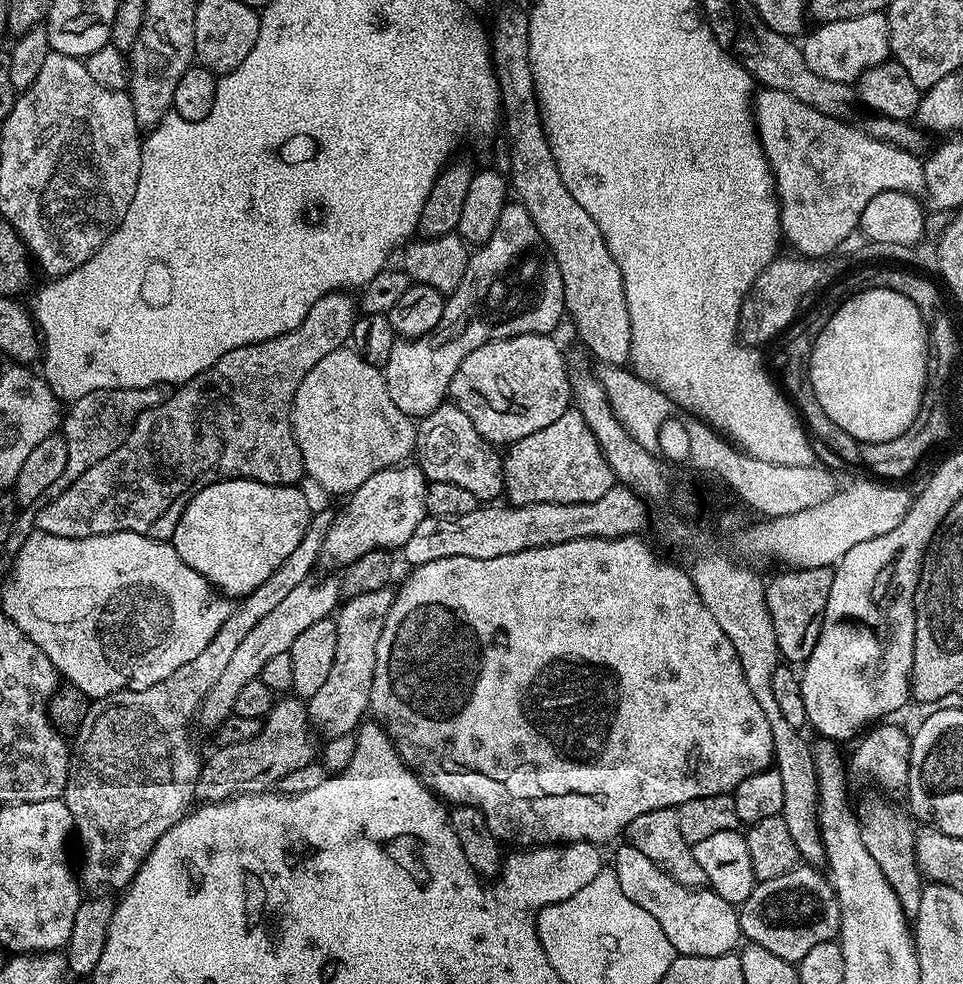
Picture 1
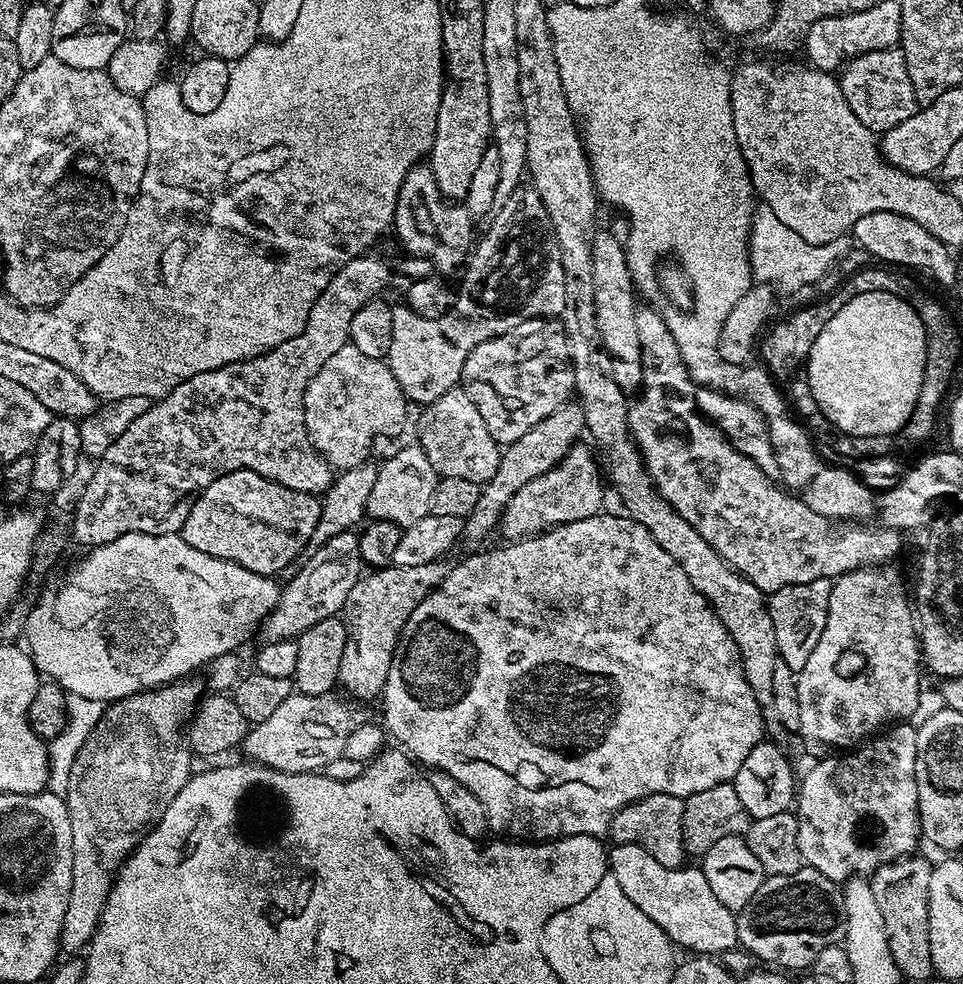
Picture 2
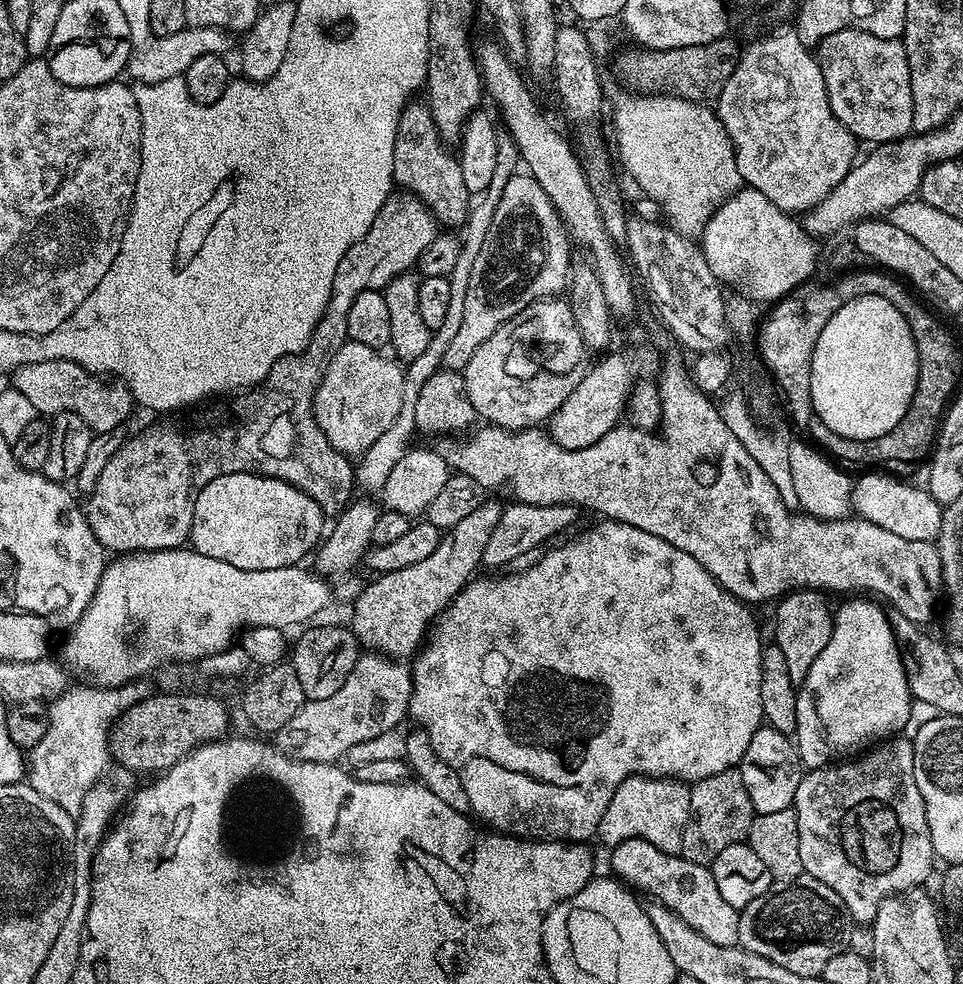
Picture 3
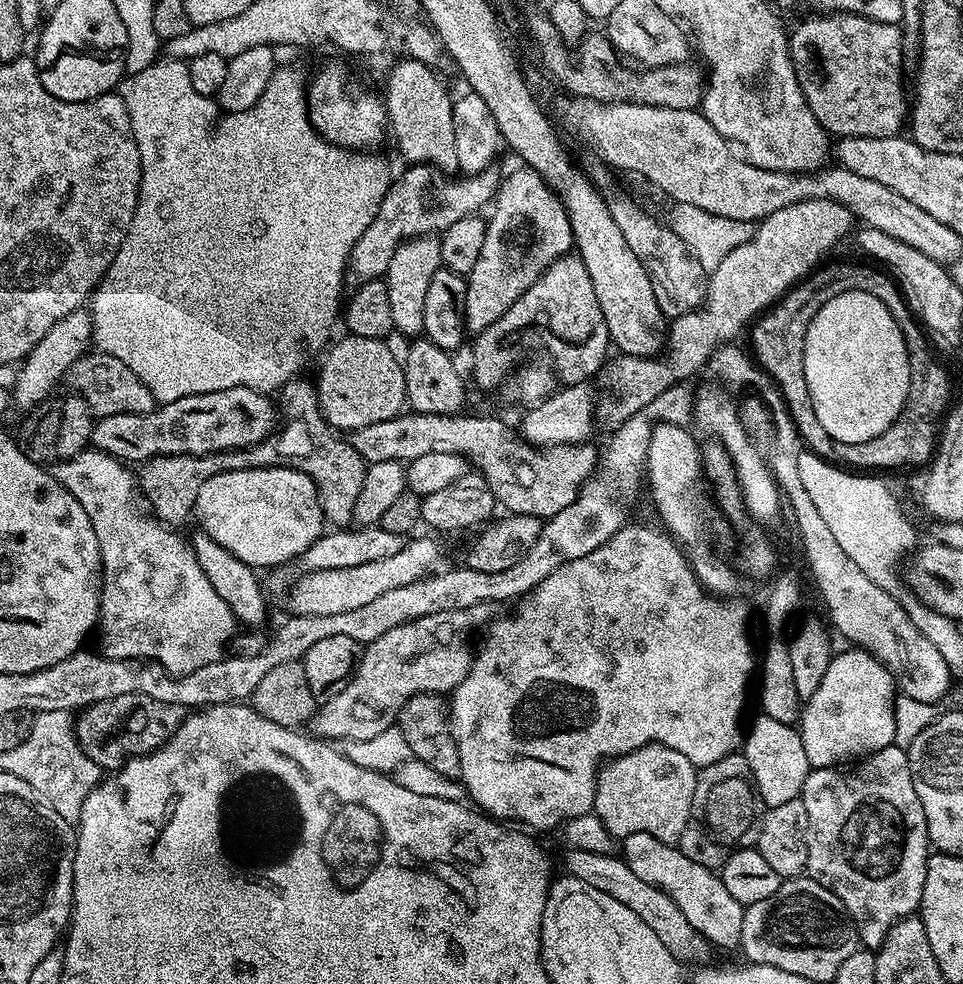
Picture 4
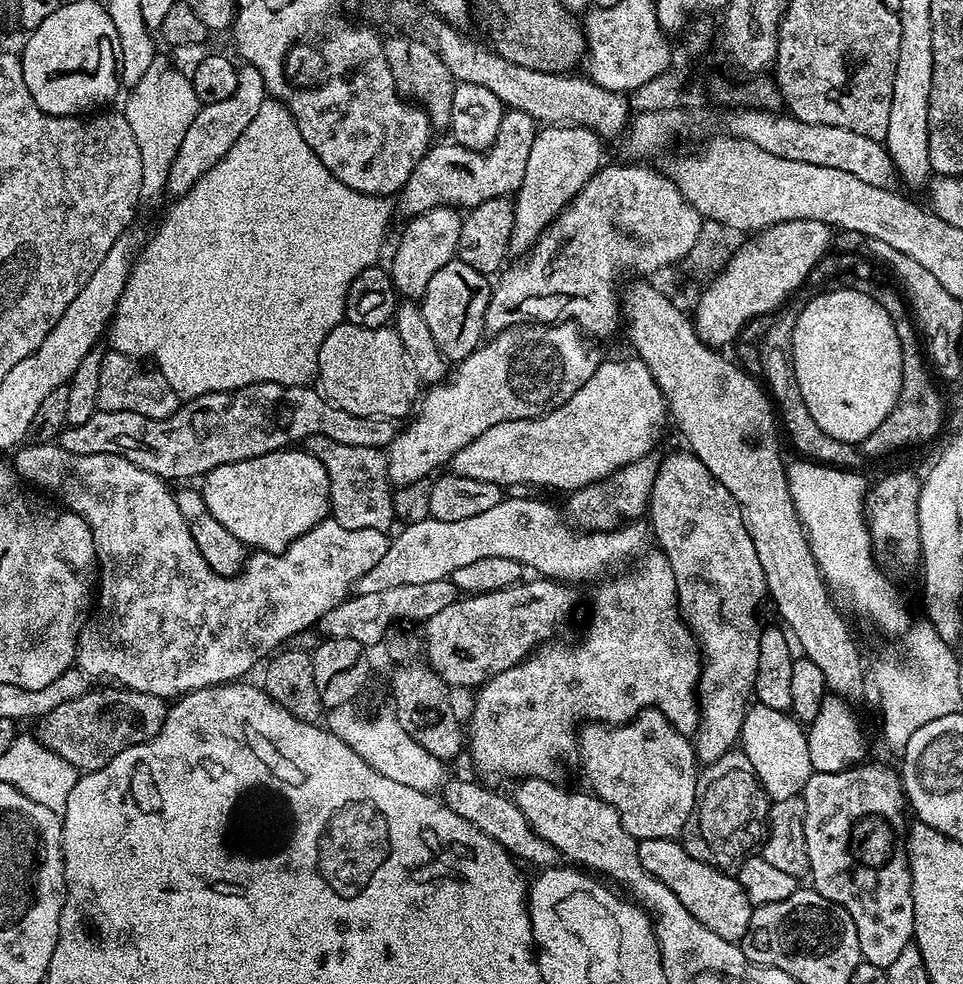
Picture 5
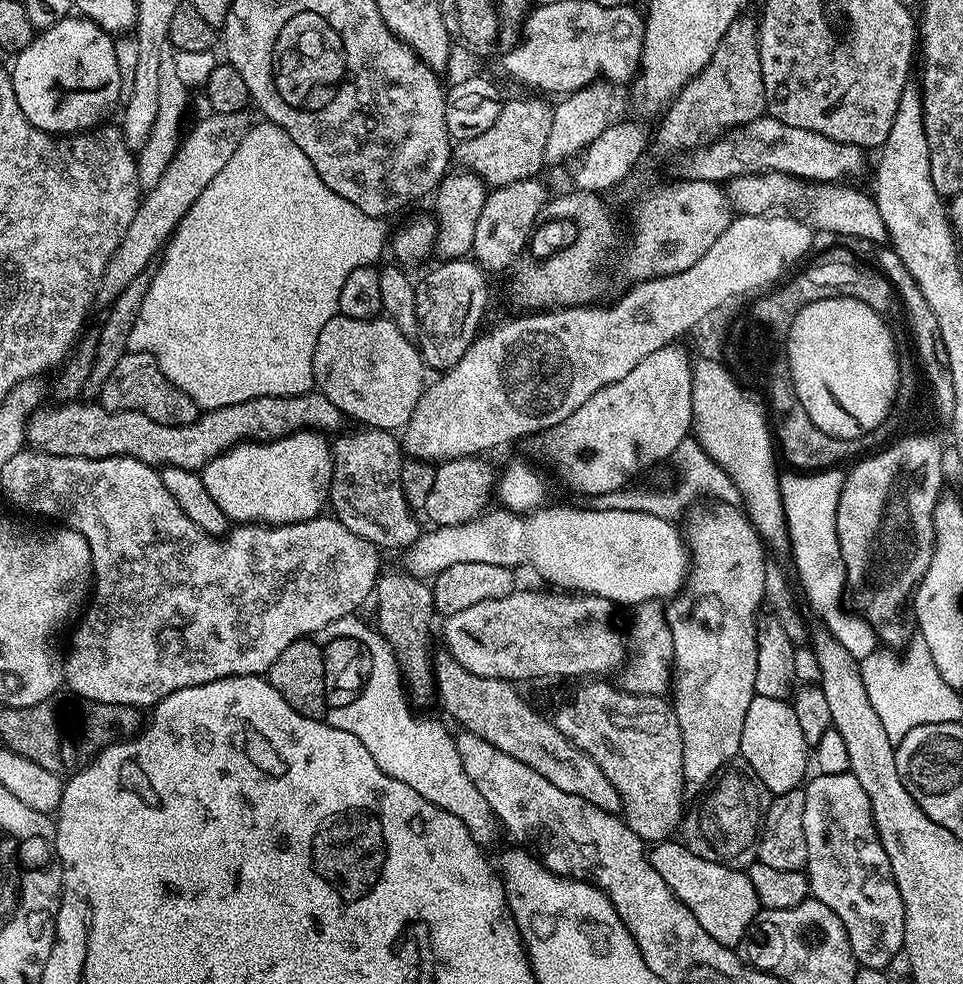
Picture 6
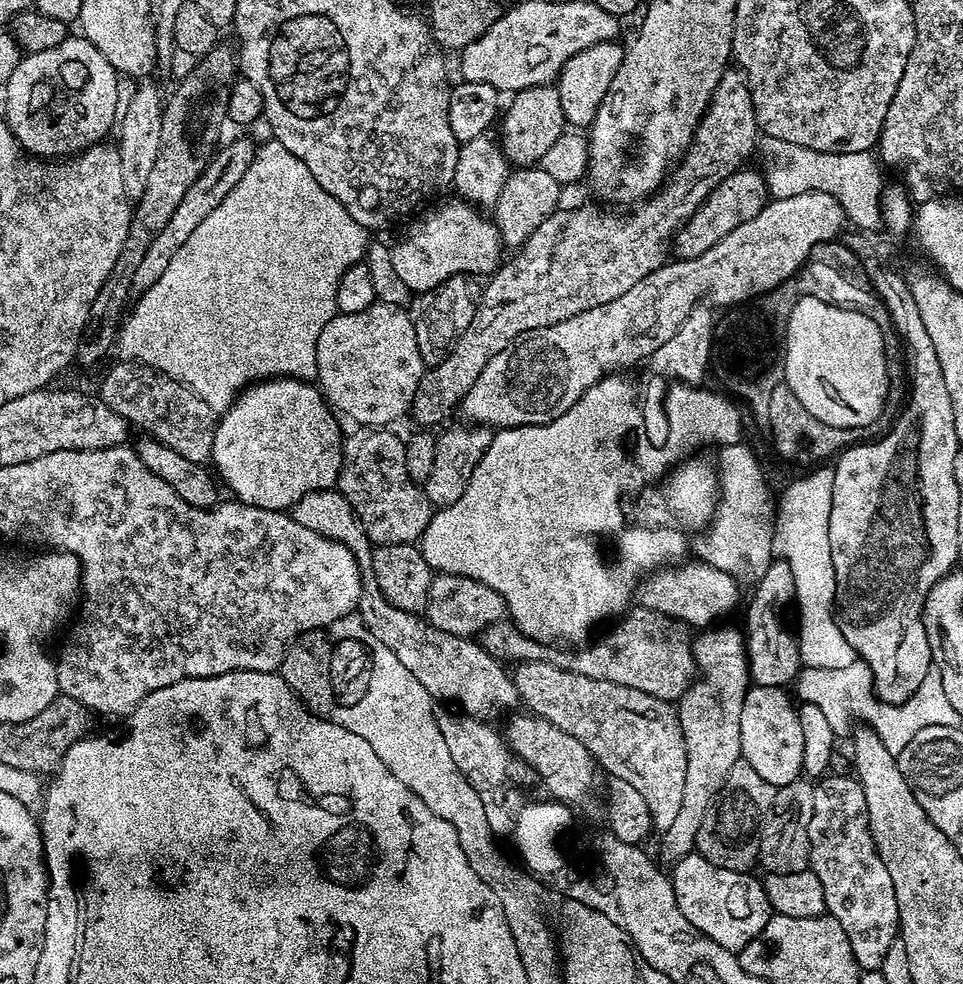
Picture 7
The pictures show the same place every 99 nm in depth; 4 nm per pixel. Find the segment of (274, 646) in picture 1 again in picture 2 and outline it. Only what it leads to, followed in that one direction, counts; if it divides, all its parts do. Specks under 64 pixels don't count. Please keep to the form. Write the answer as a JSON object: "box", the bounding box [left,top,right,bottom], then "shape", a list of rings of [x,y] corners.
{"box":[260,531,362,642],"shape":[[[355,531],[334,534],[330,542],[315,549],[311,553],[312,557],[308,561],[305,559],[295,569],[297,572],[293,574],[292,581],[281,587],[274,610],[261,624],[260,634],[266,642],[295,639],[310,626],[322,622],[323,618],[343,613],[346,597],[350,590],[354,590],[362,575],[362,561],[358,554],[359,541],[359,535]]]}

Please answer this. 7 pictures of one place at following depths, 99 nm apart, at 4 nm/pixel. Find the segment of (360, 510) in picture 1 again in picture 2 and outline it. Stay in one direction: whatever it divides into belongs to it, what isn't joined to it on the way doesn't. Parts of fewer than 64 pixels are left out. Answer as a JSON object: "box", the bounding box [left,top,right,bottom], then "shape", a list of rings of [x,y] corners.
{"box":[367,446,438,529],"shape":[[[418,446],[400,448],[388,461],[376,469],[374,490],[370,490],[367,515],[373,521],[385,524],[399,524],[401,529],[410,527],[414,522],[426,518],[430,510],[430,497],[438,477],[430,458]]]}

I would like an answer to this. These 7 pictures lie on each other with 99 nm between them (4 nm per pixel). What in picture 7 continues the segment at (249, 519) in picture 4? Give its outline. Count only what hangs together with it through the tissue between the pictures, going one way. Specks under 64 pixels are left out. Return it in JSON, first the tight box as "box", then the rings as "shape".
{"box":[211,378,344,512],"shape":[[[273,378],[249,384],[217,419],[211,467],[239,503],[283,512],[306,494],[336,488],[344,449],[339,422],[315,383]]]}

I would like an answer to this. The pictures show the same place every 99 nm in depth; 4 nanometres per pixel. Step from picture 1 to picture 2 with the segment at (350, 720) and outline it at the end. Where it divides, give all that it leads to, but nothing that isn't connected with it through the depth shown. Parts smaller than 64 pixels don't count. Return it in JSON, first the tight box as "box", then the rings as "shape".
{"box":[338,560,449,702],"shape":[[[435,560],[426,566],[389,566],[361,575],[346,597],[342,613],[348,637],[342,666],[338,666],[338,684],[341,689],[345,688],[343,691],[349,697],[365,702],[375,696],[377,699],[383,693],[386,674],[390,674],[390,662],[406,618],[414,614],[422,598],[429,596],[432,589],[444,581],[448,570],[449,565],[444,560]]]}

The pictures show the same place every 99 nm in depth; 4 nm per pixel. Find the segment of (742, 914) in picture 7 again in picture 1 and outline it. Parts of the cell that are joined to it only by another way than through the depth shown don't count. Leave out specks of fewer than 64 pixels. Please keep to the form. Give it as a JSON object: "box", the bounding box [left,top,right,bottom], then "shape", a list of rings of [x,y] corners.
{"box":[614,842,741,956],"shape":[[[626,842],[621,843],[621,848],[616,852],[614,871],[618,882],[622,882],[622,894],[626,894],[630,902],[642,906],[646,914],[654,914],[658,926],[662,926],[662,934],[670,938],[670,946],[679,955],[726,956],[741,943],[737,905],[726,902],[726,898],[718,898],[711,888],[687,888],[674,882],[674,878],[654,866],[642,850]]]}

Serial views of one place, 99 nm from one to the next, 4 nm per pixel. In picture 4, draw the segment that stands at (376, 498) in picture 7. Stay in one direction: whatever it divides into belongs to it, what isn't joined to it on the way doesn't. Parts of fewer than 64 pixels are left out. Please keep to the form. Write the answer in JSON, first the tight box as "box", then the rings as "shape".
{"box":[138,379,368,529],"shape":[[[304,379],[287,380],[284,387],[279,389],[278,412],[288,421],[285,424],[283,421],[276,431],[262,442],[233,452],[215,452],[205,456],[155,456],[153,460],[143,461],[141,468],[144,469],[138,472],[138,484],[142,489],[142,496],[147,507],[154,513],[156,519],[165,526],[181,526],[180,524],[187,522],[188,516],[190,520],[196,510],[198,493],[202,491],[203,484],[210,482],[210,478],[214,478],[214,474],[251,468],[293,468],[306,474],[314,482],[320,495],[320,505],[324,508],[325,521],[337,529],[347,529],[353,523],[352,515],[358,502],[358,494],[362,494],[362,486],[366,482],[368,464],[362,458],[362,454],[358,454],[358,450],[350,446],[348,439],[324,419],[320,411],[317,385],[313,381],[311,384],[310,381]]]}

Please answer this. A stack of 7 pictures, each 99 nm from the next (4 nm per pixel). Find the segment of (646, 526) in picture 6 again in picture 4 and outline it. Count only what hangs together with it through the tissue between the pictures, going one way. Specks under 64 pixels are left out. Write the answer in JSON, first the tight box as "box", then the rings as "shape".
{"box":[288,539,440,616],"shape":[[[409,539],[403,550],[391,558],[378,558],[378,562],[362,562],[362,566],[304,572],[301,580],[293,586],[292,593],[288,596],[288,604],[292,607],[291,611],[298,616],[342,614],[345,610],[366,606],[381,594],[398,590],[398,586],[410,586],[410,582],[423,579],[435,569],[432,567],[439,560],[440,548],[434,541]]]}

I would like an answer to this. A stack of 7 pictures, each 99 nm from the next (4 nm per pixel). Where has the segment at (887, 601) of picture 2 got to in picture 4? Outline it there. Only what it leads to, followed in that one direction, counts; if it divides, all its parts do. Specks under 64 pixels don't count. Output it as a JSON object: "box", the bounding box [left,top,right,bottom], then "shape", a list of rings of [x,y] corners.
{"box":[798,646,895,769],"shape":[[[852,646],[847,650],[833,655],[818,686],[802,704],[798,731],[813,769],[836,768],[859,761],[890,746],[895,738],[892,675],[864,649]]]}

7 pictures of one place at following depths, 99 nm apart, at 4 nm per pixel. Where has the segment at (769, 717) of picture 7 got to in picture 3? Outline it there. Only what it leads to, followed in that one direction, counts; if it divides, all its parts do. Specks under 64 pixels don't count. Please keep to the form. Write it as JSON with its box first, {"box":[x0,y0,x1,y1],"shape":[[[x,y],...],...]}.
{"box":[738,727,802,815],"shape":[[[760,727],[754,738],[750,738],[750,746],[746,746],[746,754],[740,759],[738,771],[742,774],[742,782],[746,786],[746,794],[750,796],[755,815],[775,814],[778,810],[795,805],[798,782],[802,775],[800,755],[796,753],[795,743],[778,730]]]}

